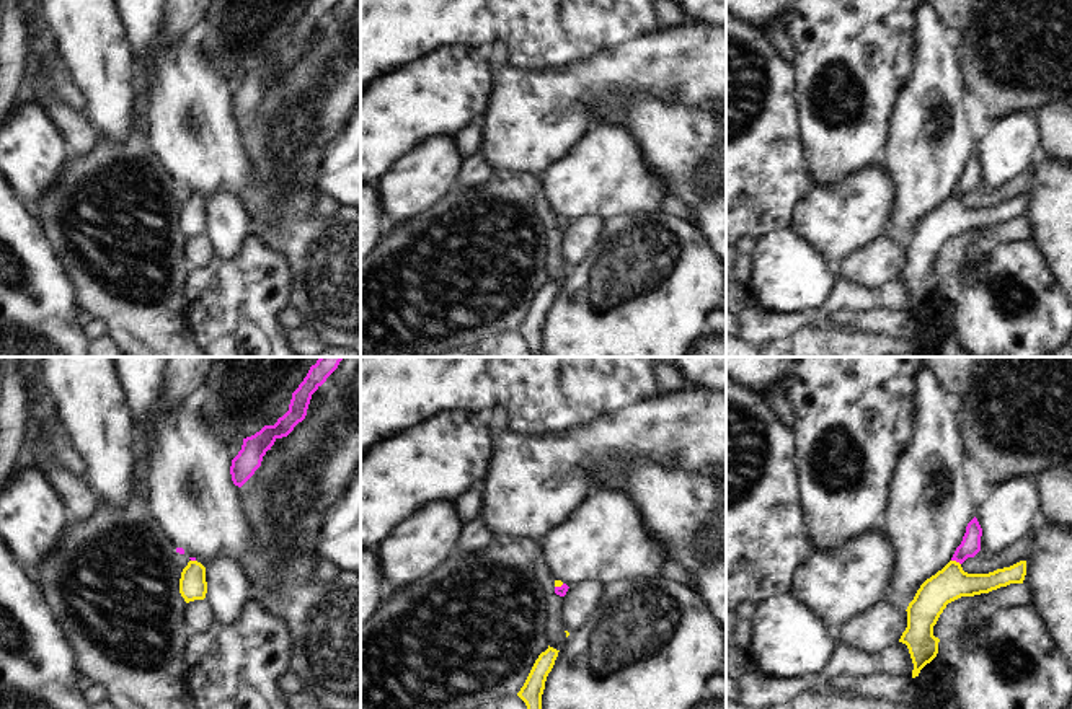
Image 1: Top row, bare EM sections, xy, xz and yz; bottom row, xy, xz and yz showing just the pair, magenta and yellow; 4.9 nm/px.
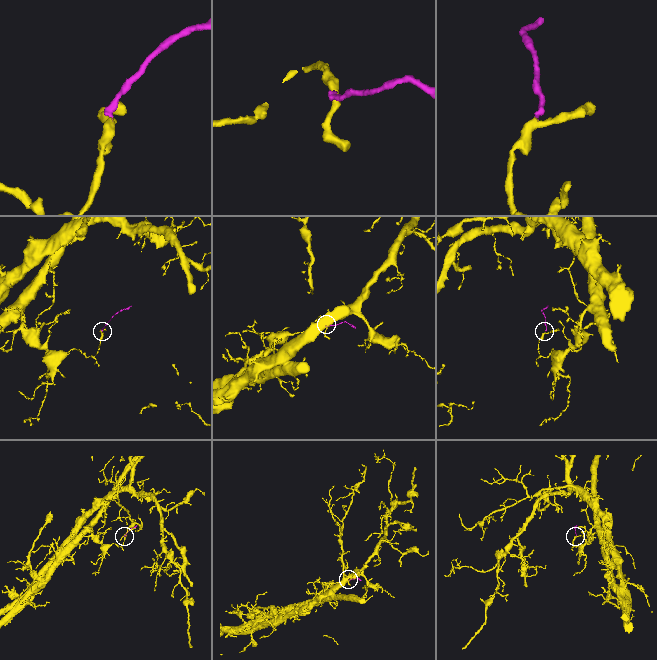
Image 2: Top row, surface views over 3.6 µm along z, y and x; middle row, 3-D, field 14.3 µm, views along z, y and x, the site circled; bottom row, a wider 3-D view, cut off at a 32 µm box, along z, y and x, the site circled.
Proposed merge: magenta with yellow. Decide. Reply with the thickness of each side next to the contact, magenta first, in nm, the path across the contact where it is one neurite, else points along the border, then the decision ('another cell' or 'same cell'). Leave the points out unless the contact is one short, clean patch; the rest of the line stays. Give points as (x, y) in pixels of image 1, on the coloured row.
calibres 100 and 170 nm; way yz (970, 546), (956, 561), (952, 582); same cell

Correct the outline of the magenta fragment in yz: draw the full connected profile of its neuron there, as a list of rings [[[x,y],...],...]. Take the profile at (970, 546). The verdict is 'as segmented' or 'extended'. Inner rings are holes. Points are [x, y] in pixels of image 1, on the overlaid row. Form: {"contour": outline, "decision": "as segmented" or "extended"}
{"contour": [[[974,517],[956,548],[951,561],[927,579],[917,590],[907,606],[907,628],[899,642],[906,644],[914,663],[912,678],[930,663],[938,654],[940,639],[933,636],[933,626],[948,603],[961,597],[989,593],[1010,583],[1023,583],[1026,575],[1026,561],[1010,567],[997,569],[989,574],[968,574],[961,564],[981,551],[982,528]]], "decision": "extended"}

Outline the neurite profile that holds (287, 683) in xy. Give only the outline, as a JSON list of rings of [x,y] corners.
[[[289,670],[279,675],[276,685],[277,685],[279,691],[284,693],[287,698],[303,693],[303,685],[302,685],[300,678]]]

